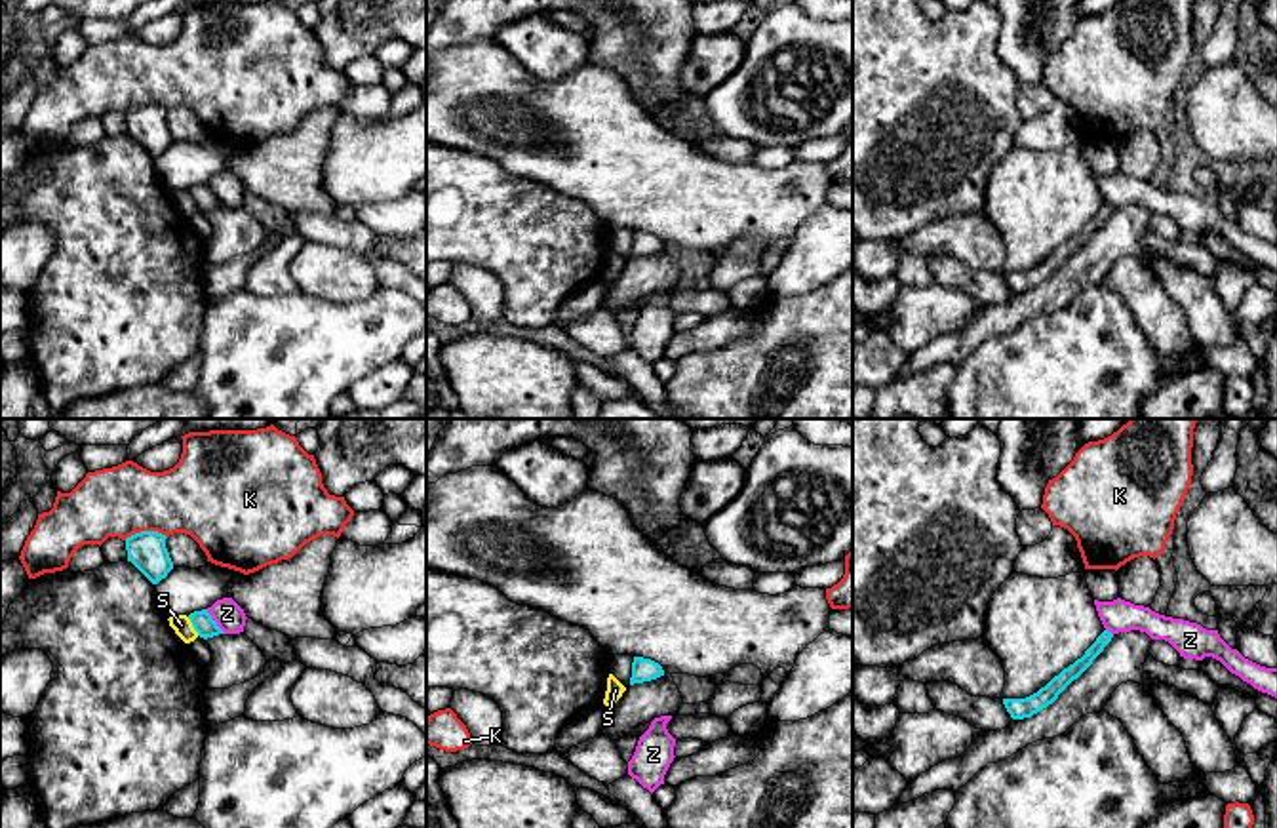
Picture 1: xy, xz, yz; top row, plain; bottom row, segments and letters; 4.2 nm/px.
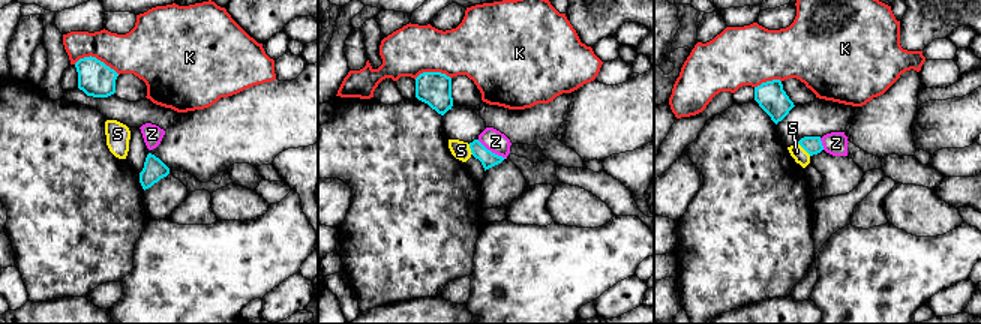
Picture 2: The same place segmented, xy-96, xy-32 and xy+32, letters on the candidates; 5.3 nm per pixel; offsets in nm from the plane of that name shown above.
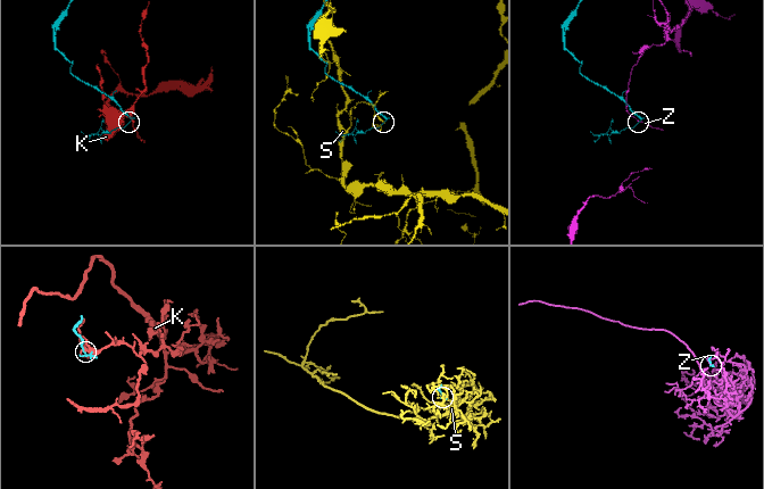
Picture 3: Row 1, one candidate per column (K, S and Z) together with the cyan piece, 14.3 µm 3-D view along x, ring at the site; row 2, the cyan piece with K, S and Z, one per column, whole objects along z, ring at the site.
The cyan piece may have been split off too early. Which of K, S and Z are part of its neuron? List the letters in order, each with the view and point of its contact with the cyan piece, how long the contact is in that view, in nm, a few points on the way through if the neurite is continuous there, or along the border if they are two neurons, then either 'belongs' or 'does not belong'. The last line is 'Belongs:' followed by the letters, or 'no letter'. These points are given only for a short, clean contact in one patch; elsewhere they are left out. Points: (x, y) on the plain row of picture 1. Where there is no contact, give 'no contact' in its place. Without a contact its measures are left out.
K: meets cyan in xy at (145, 105); contact 180 nm long; does not belong
S: meets cyan in xy at (193, 198); contact 90 nm long; does not belong
Z: meets cyan in xy at (214, 195); contact 130 nm long; border along xy (206, 183), (225, 206); does not belong
Belongs: no letter

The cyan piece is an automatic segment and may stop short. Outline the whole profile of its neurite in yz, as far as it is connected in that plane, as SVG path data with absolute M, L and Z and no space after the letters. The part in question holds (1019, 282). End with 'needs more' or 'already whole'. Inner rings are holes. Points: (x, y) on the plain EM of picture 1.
M1104 204L1081 232L1064 242L1037 266L1026 272L1003 272L1003 278L1011 291L1012 293L1031 291L1033 287L1052 278L1058 272L1058 268L1092 238L1092 234L1104 225L1111 211L1113 207L1110 204Z | already whole

